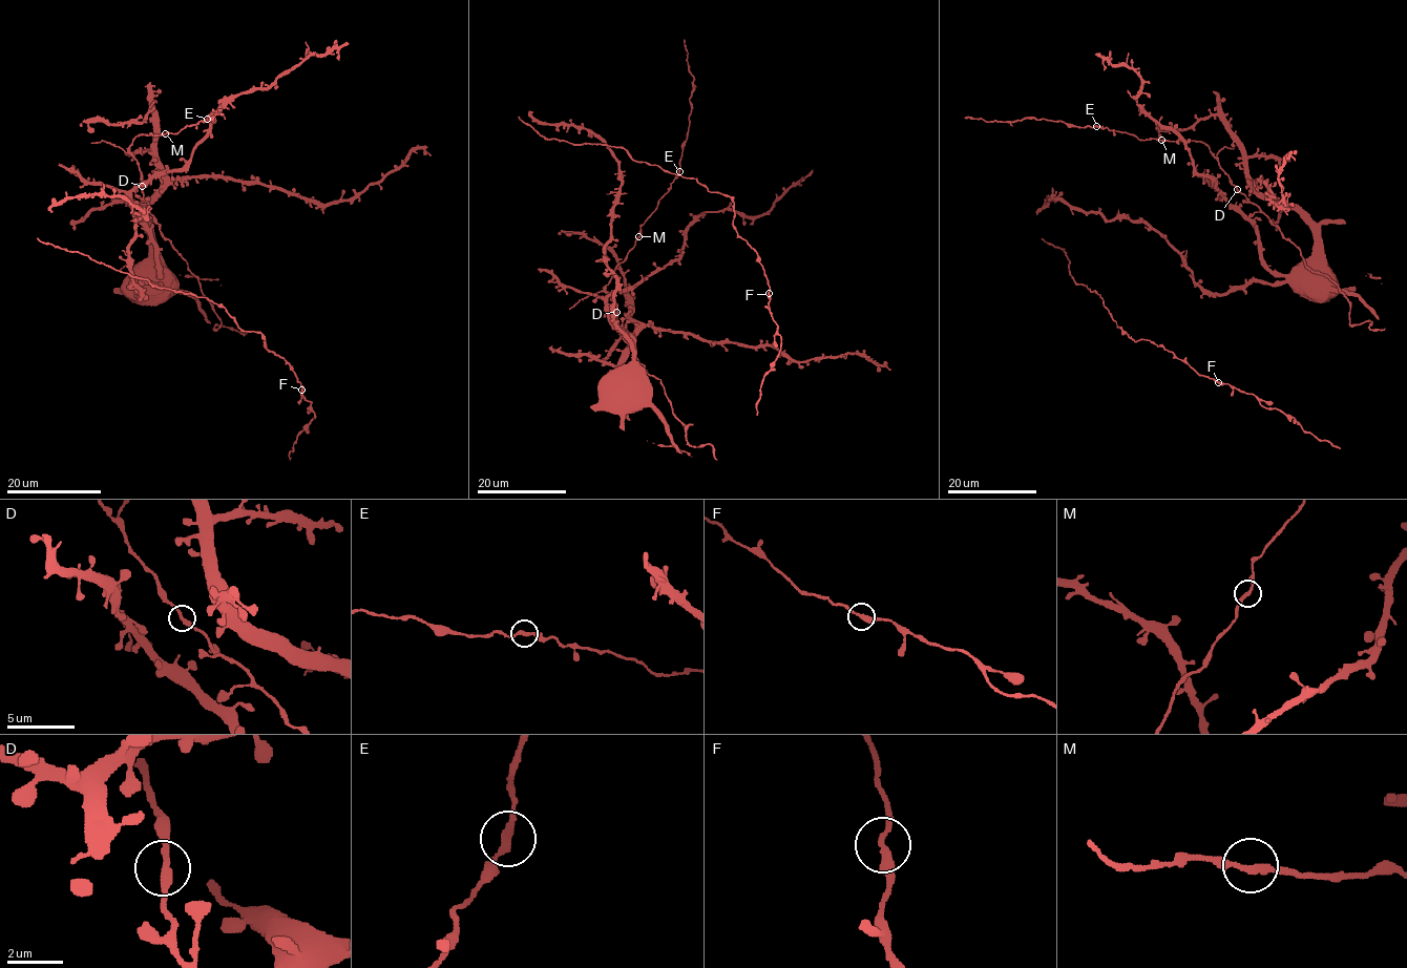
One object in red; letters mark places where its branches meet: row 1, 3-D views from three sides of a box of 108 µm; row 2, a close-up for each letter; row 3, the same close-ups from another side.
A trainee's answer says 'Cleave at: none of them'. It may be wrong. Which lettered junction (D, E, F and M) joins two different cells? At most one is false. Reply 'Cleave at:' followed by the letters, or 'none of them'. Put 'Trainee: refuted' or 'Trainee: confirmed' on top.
Trainee: confirmed
Cleave at: none of them

